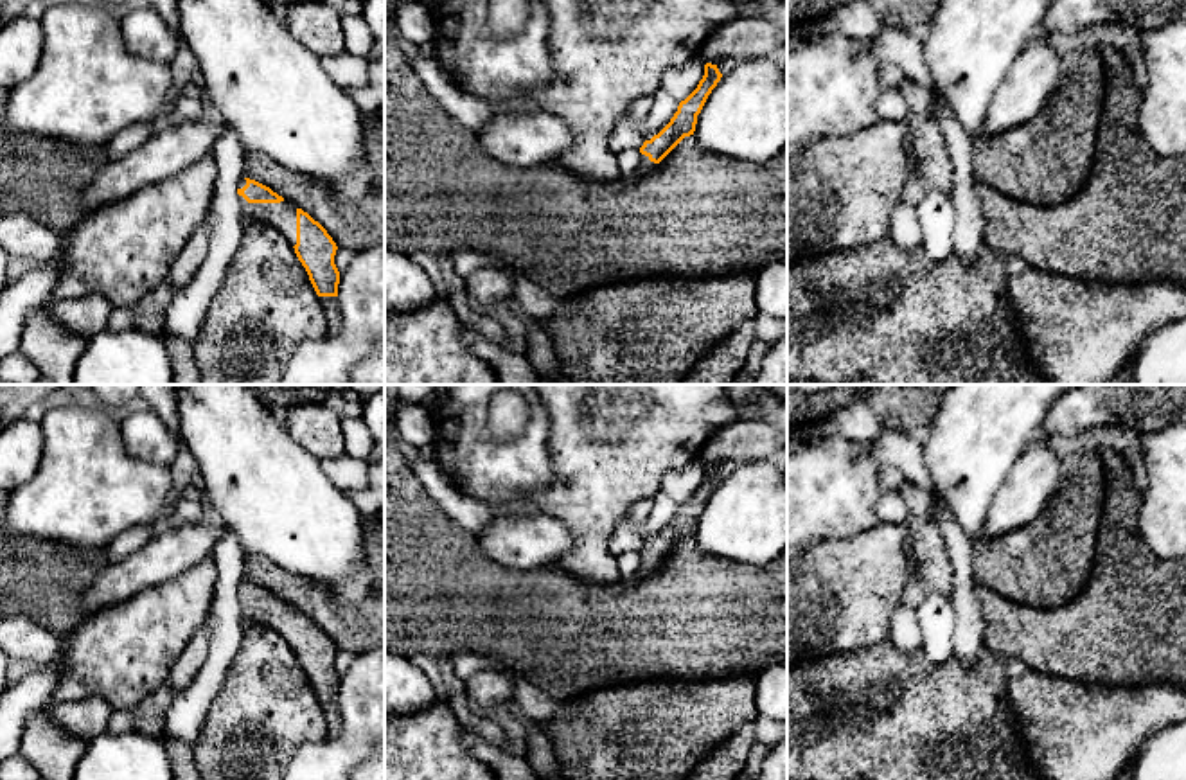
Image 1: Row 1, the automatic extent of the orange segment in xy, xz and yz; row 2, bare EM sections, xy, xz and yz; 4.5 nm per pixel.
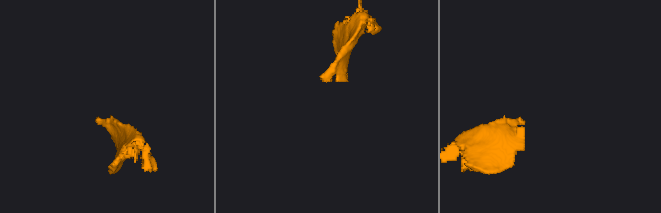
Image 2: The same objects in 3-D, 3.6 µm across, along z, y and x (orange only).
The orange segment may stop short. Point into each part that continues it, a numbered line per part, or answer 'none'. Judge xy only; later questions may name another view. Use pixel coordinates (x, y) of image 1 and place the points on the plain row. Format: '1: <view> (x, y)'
1: xy (283, 619)

